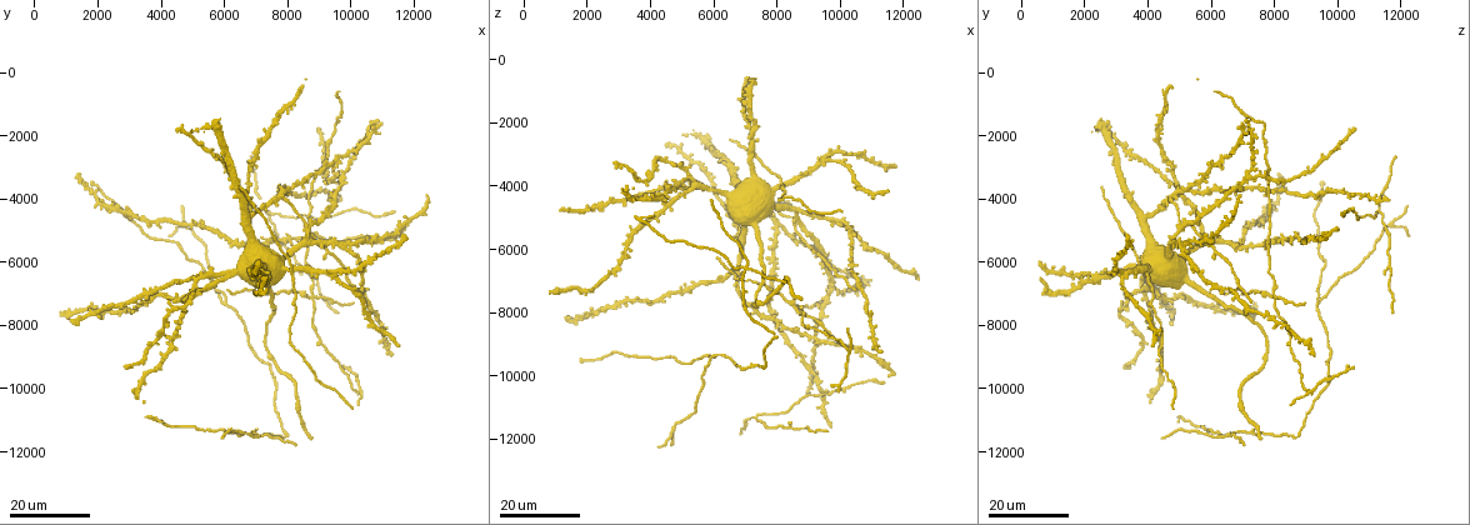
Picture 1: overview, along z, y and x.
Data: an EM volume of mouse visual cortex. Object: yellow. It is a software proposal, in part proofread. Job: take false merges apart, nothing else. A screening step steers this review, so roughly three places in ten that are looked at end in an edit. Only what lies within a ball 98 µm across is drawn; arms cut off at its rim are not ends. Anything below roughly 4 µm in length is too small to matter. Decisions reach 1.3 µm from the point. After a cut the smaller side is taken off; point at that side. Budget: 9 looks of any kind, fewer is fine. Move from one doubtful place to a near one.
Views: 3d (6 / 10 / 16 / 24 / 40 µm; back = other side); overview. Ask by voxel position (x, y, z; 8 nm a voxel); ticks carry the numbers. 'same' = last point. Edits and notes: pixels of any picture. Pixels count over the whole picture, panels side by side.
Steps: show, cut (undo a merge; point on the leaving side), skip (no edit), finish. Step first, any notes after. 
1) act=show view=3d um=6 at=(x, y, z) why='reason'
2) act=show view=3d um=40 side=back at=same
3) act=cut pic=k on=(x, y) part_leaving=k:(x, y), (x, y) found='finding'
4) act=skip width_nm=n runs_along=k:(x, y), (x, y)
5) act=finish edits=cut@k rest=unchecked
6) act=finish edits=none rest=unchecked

act=show view=3d um=16 at=(6000, 7300, 9400) why='three arms meet'

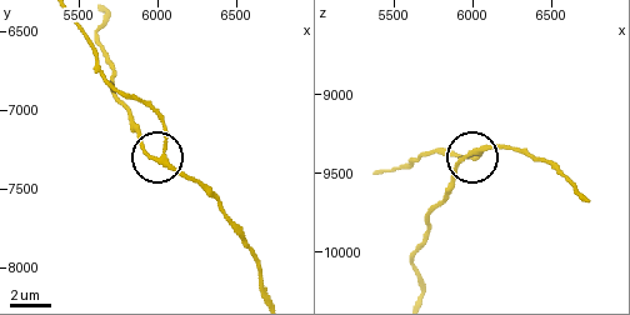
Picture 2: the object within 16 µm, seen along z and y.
act=show view=3d um=10 at=(6020, 7320, 9360)

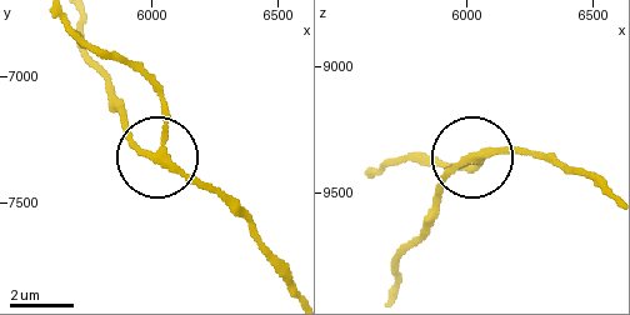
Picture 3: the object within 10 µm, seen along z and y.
act=skip width_nm=200 found='all the same cell'

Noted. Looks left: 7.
act=show view=3d um=24 at=(7400, 4500, 11400) why='three-way junction'

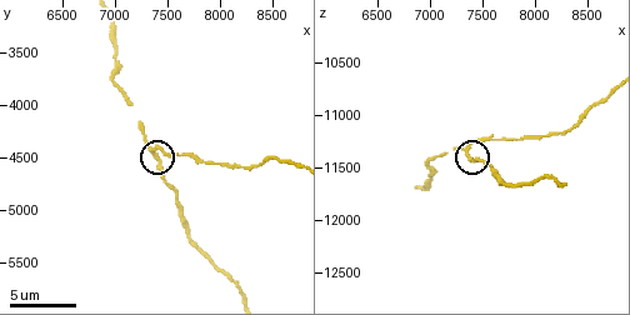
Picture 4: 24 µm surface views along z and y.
act=show view=3d um=6 at=(7320, 4420, 11320)

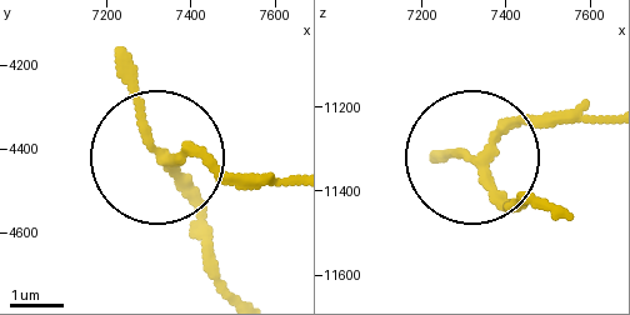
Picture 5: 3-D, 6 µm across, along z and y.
act=skip width_nm=150 found='one cell here'

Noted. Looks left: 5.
act=show view=3d um=24 at=(4700, 4700, 11700) why='three arms meet'

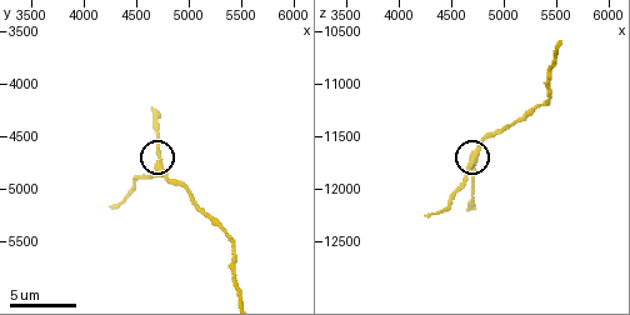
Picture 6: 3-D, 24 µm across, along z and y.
act=show view=3d um=6 at=(4700, 4760, 11720) why='closer look'

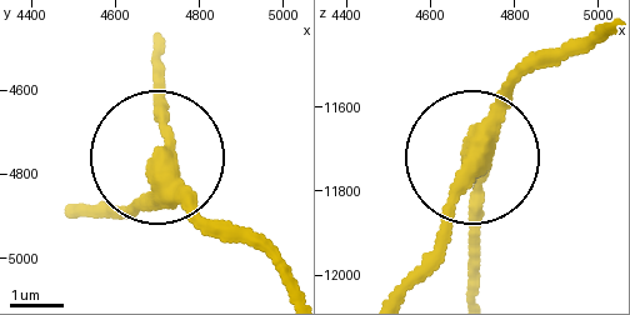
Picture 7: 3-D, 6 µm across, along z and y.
act=skip side_arm_um=6 runs_along=7:(601, 33), (520, 83), (480, 149), (480, 266) found='continuous, no second cell'

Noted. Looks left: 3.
act=show view=3d um=24 at=(8800, 7100, 8000)

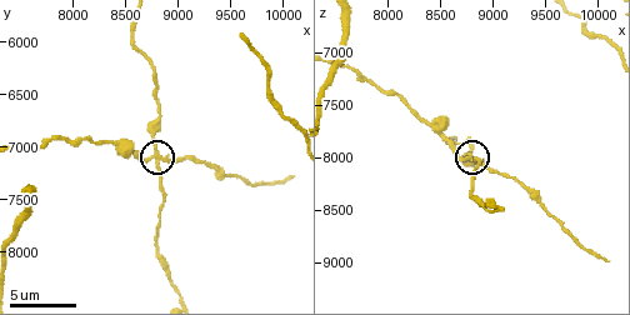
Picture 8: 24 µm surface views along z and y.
act=show view=3d um=6 at=(8780, 7100, 8040)

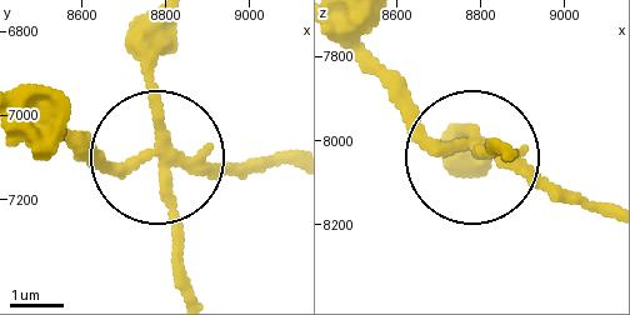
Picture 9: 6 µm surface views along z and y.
act=cut pic=9 on=(95, 165) found='two cells meet here'

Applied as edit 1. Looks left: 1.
act=finish edits=cut@9 rest=unchecked

